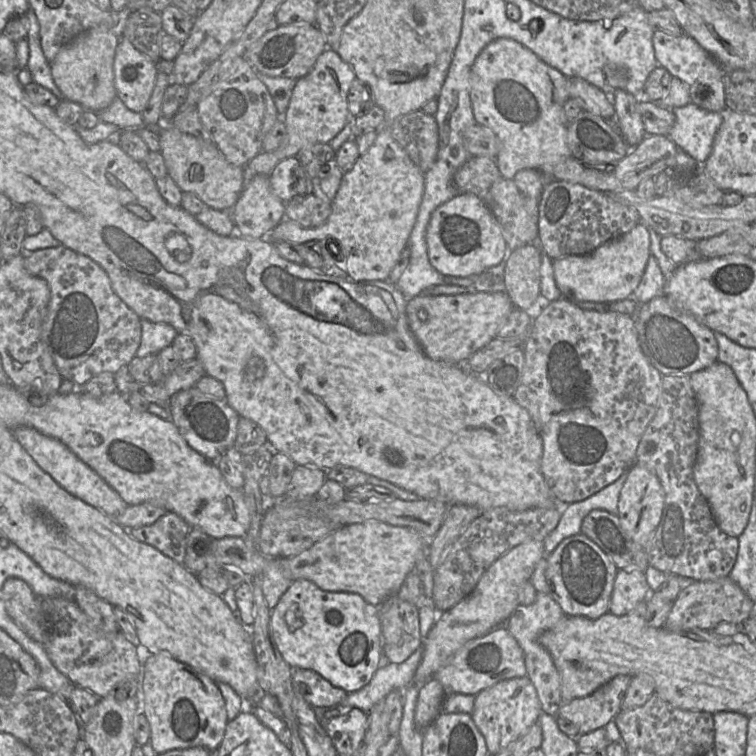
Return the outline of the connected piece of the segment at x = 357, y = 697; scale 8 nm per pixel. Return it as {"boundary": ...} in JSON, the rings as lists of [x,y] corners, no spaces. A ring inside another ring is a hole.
{"boundary":[[[418,647],[405,661],[378,668],[365,686],[348,693],[336,707],[358,708],[368,713],[375,705],[382,703],[391,691],[404,690],[413,682],[422,653],[422,647]]]}

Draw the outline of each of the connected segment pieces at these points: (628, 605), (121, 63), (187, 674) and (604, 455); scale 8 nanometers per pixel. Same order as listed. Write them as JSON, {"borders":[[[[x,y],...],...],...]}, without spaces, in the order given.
{"borders":[[[[638,569],[618,570],[609,604],[609,613],[625,616],[646,601],[650,588],[645,573]]],[[[121,36],[113,70],[117,96],[128,109],[142,113],[148,106],[156,84],[156,63]]],[[[168,651],[152,654],[143,666],[143,708],[149,726],[149,743],[157,753],[175,749],[203,747],[215,752],[219,747],[228,722],[225,702],[217,684],[193,667],[175,660]]],[[[566,298],[547,303],[542,312],[535,318],[523,345],[525,364],[521,382],[512,398],[529,413],[543,443],[541,473],[557,503],[561,506],[583,501],[606,486],[612,484],[627,472],[636,462],[636,451],[639,442],[656,414],[659,404],[663,375],[644,356],[637,337],[633,316],[603,310],[581,309],[574,301]]]]}

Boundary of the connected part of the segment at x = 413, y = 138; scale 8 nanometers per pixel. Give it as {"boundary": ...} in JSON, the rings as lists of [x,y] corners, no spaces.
{"boundary":[[[422,110],[398,117],[393,123],[392,137],[425,174],[434,164],[439,149],[439,129],[433,115]]]}

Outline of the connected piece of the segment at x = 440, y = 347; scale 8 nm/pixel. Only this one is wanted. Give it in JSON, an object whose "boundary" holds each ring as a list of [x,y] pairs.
{"boundary":[[[468,291],[438,296],[420,294],[408,298],[406,316],[410,330],[428,357],[460,365],[496,338],[514,308],[506,292]]]}

